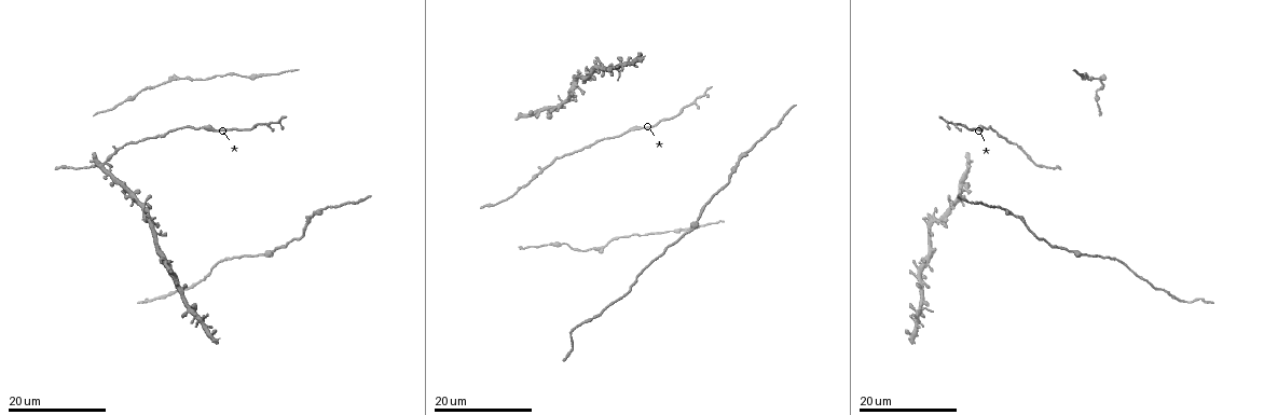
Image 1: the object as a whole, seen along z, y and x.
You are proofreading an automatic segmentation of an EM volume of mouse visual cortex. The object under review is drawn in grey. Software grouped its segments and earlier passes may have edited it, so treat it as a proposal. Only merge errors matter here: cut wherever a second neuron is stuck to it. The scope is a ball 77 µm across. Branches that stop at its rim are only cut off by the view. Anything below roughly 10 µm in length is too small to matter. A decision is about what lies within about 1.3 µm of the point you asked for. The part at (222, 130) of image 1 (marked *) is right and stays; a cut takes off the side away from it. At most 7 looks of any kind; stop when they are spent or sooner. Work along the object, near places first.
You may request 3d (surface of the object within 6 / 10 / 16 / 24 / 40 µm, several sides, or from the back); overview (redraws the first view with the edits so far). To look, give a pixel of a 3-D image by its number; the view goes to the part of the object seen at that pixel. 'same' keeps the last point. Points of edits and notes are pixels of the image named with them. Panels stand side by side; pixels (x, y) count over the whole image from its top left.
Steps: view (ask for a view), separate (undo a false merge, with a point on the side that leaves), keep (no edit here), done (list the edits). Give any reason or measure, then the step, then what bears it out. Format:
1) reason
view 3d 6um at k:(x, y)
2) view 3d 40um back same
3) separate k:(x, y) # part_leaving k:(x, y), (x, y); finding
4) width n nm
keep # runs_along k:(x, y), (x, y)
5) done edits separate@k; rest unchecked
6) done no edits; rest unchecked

sudden change in width
view 3d 16um at 1:(1023, 152)

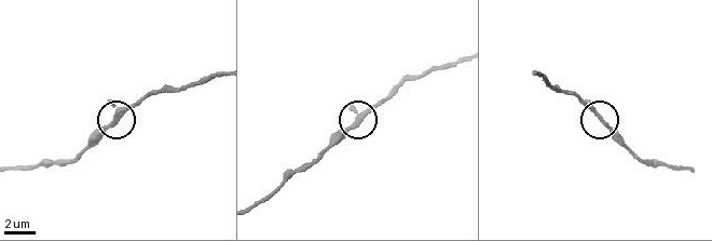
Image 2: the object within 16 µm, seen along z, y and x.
zoom in
view 3d 10um at 2:(605, 122)

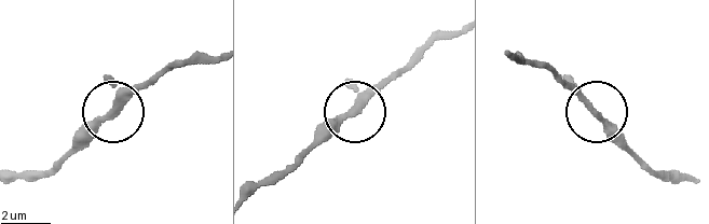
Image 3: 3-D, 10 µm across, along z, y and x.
keep # runs_along 3:(509, 52), (553, 70), (637, 162); continuous, no second neuron

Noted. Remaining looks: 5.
thick turns thin
view 3d 24um at 1:(213, 130)

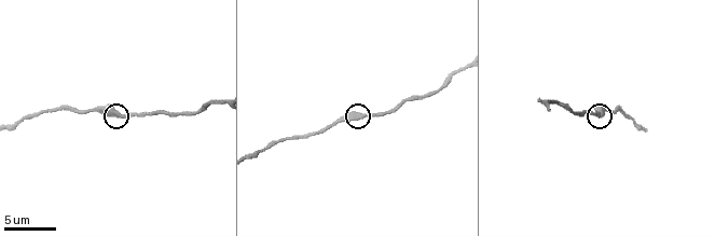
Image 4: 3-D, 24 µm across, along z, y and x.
zoom in
view 3d 6um at 4:(118, 114)

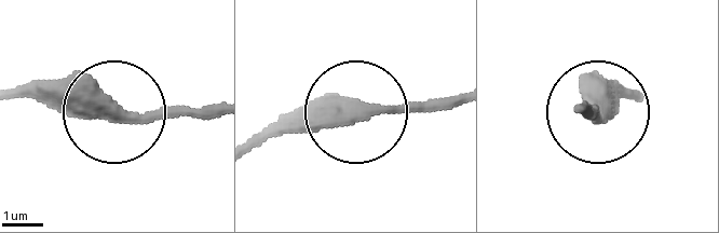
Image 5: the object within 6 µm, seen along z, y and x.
width 430 nm
keep # runs_along 5:(181, 114), (92, 114), (24, 93); continuous, no second neuron

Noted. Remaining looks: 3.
view 3d 24um at 1:(693, 230)

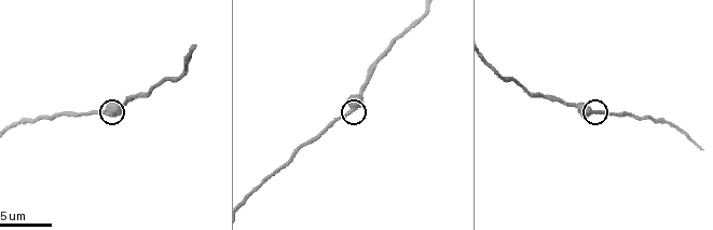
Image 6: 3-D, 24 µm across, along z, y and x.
zoom in
view 3d 6um at 6:(594, 112)

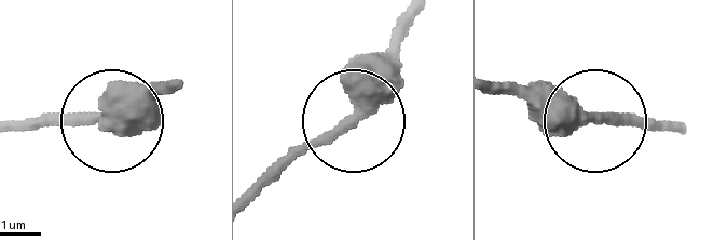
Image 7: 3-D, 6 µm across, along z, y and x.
keep # continuous, no second neuron

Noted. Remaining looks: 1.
done no edits; rest unchecked

